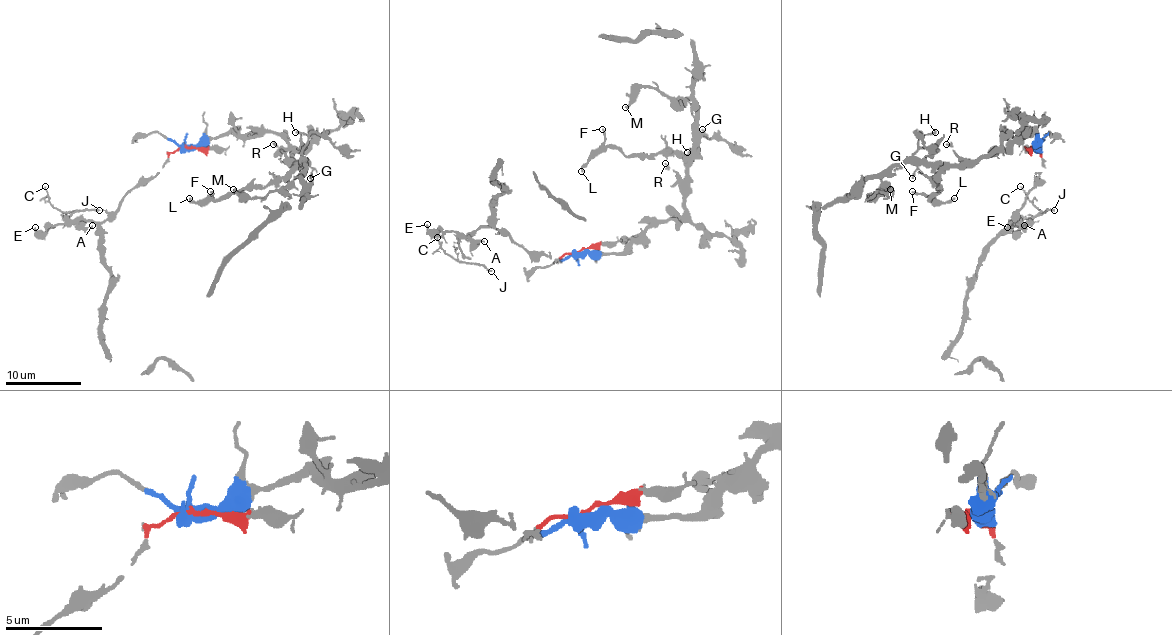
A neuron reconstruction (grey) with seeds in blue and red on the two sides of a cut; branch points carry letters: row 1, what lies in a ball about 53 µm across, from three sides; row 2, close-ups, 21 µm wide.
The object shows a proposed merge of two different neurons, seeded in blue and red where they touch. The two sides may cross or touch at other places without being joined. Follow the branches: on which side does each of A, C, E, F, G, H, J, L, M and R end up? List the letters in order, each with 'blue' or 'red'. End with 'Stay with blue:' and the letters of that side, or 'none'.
A: red
C: red
E: red
F: blue
G: blue
H: blue
J: red
L: blue
M: blue
R: blue
Stay with blue: F, G, H, L, M, R

